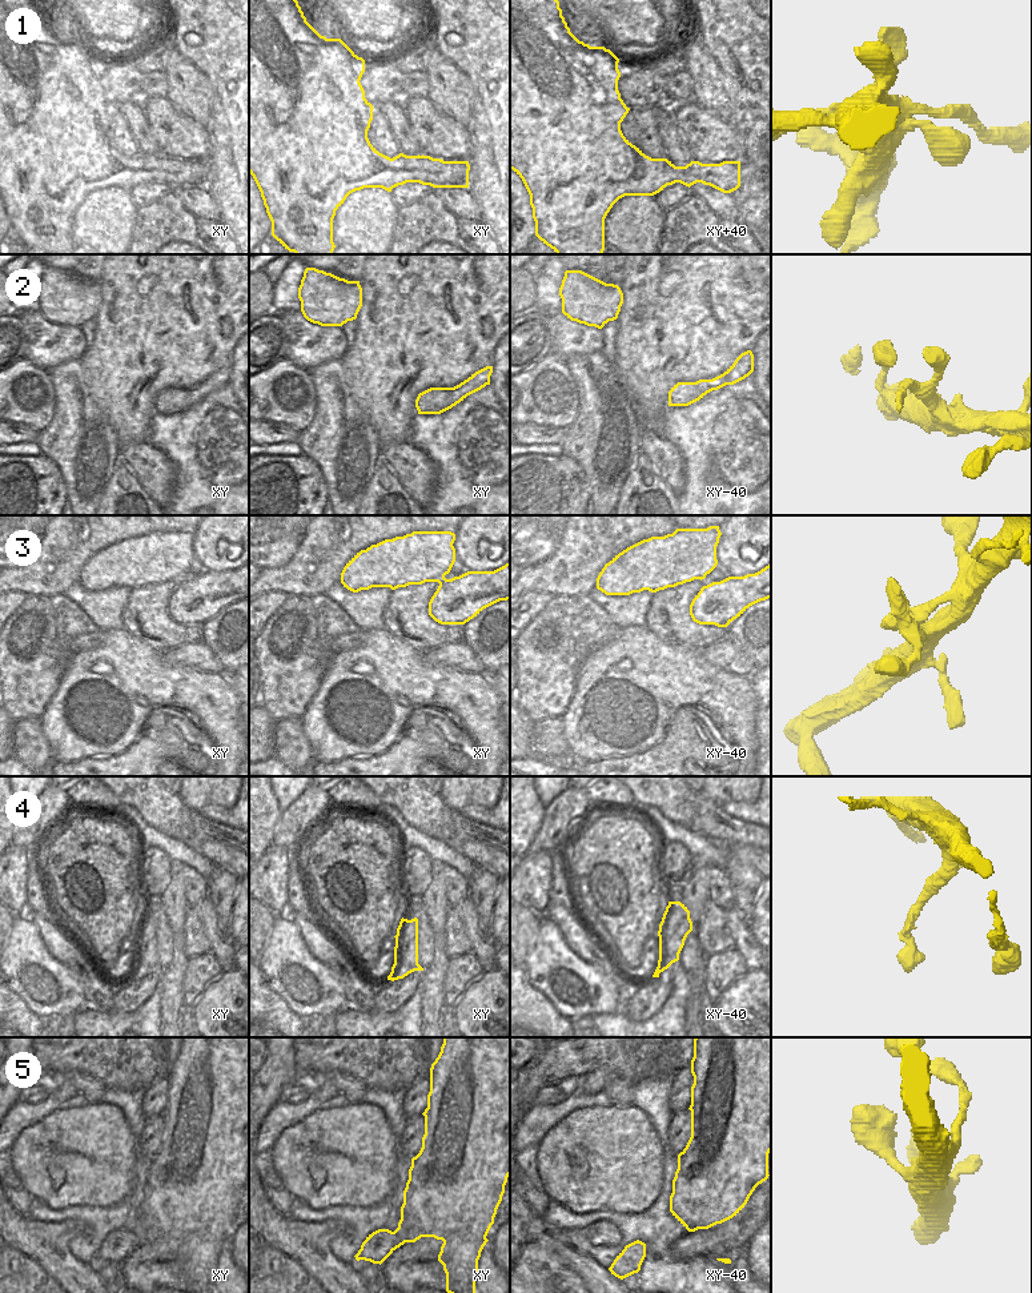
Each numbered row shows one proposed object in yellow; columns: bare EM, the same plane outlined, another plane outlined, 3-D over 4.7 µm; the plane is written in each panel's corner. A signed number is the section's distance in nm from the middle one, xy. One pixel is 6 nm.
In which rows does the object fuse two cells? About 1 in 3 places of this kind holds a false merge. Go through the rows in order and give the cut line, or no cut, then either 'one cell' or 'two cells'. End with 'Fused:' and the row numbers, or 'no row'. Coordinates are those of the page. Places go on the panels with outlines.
1: no cut | one cell
2: no cut | one cell
3: no cut | one cell
4: no cut | one cell
5: no cut | one cell
Fused: no row

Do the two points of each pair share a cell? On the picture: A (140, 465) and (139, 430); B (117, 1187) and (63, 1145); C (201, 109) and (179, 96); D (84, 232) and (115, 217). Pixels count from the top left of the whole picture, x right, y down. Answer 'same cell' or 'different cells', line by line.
A: different cells
B: same cell
C: same cell
D: same cell

